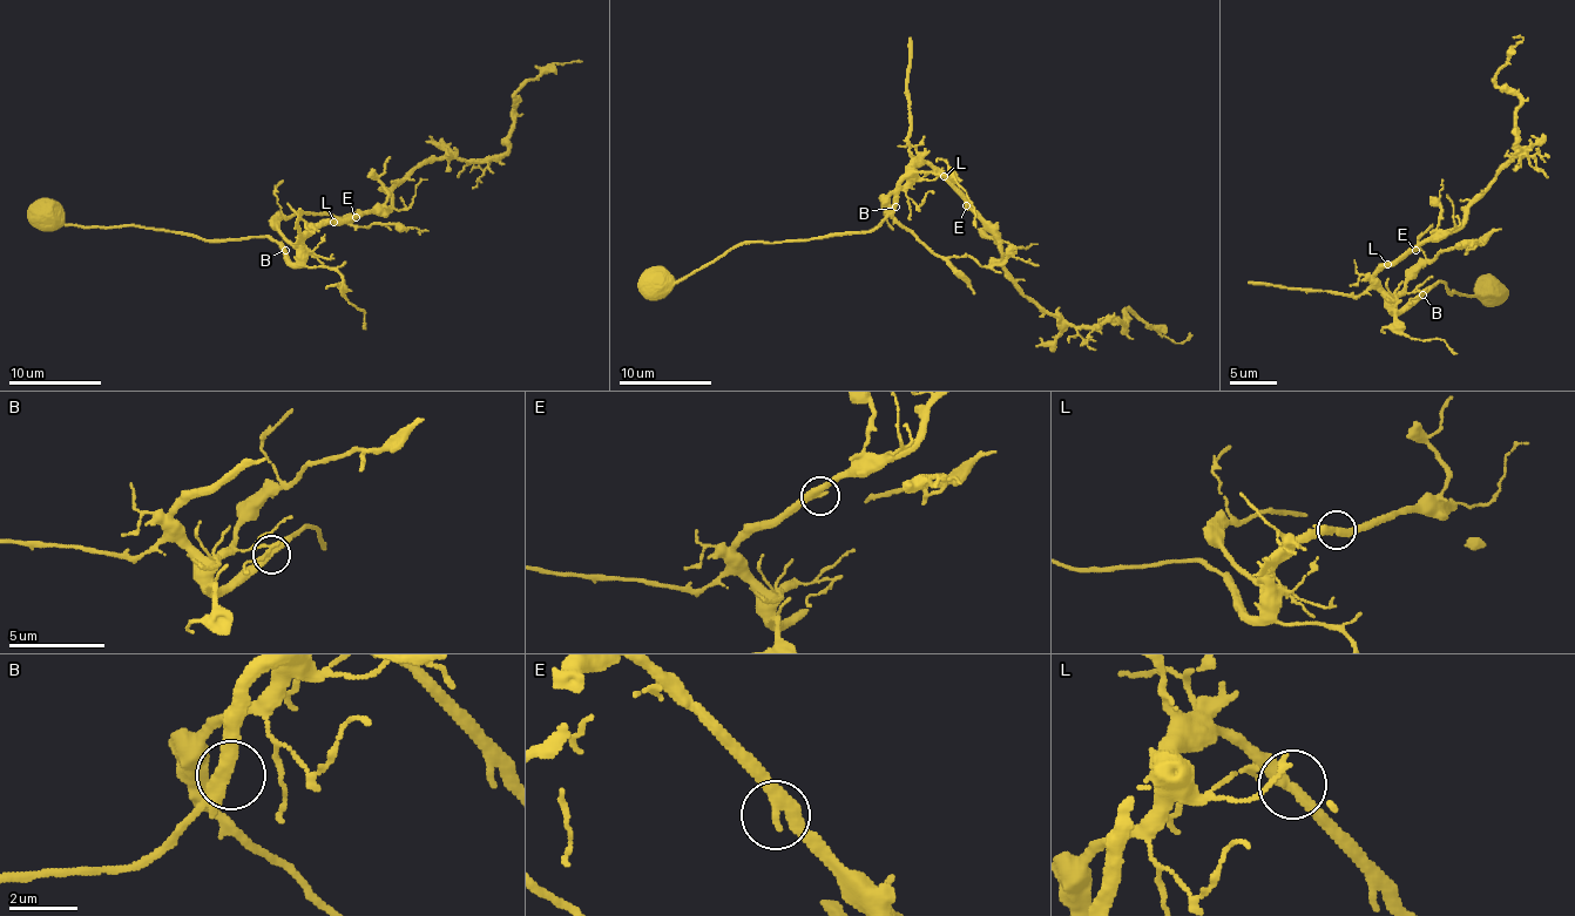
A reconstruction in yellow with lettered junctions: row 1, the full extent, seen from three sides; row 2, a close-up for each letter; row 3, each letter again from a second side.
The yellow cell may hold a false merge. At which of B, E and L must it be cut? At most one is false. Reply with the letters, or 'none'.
none

